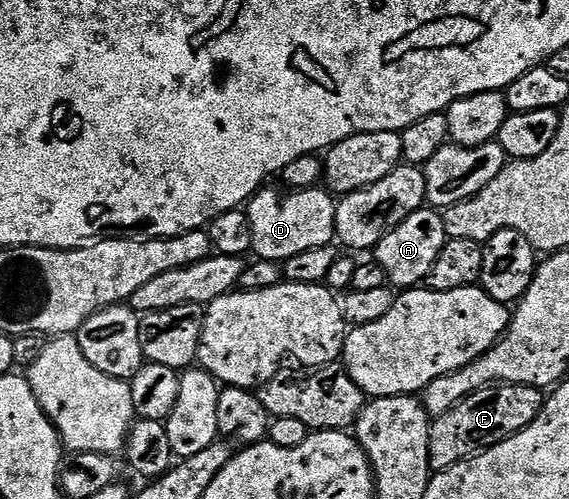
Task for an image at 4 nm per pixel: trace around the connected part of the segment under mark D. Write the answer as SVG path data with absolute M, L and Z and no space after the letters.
M260 188L251 195L245 209L249 228L253 228L253 254L265 262L288 262L309 248L330 246L335 237L336 199L326 189L292 190L278 194L275 190Z

